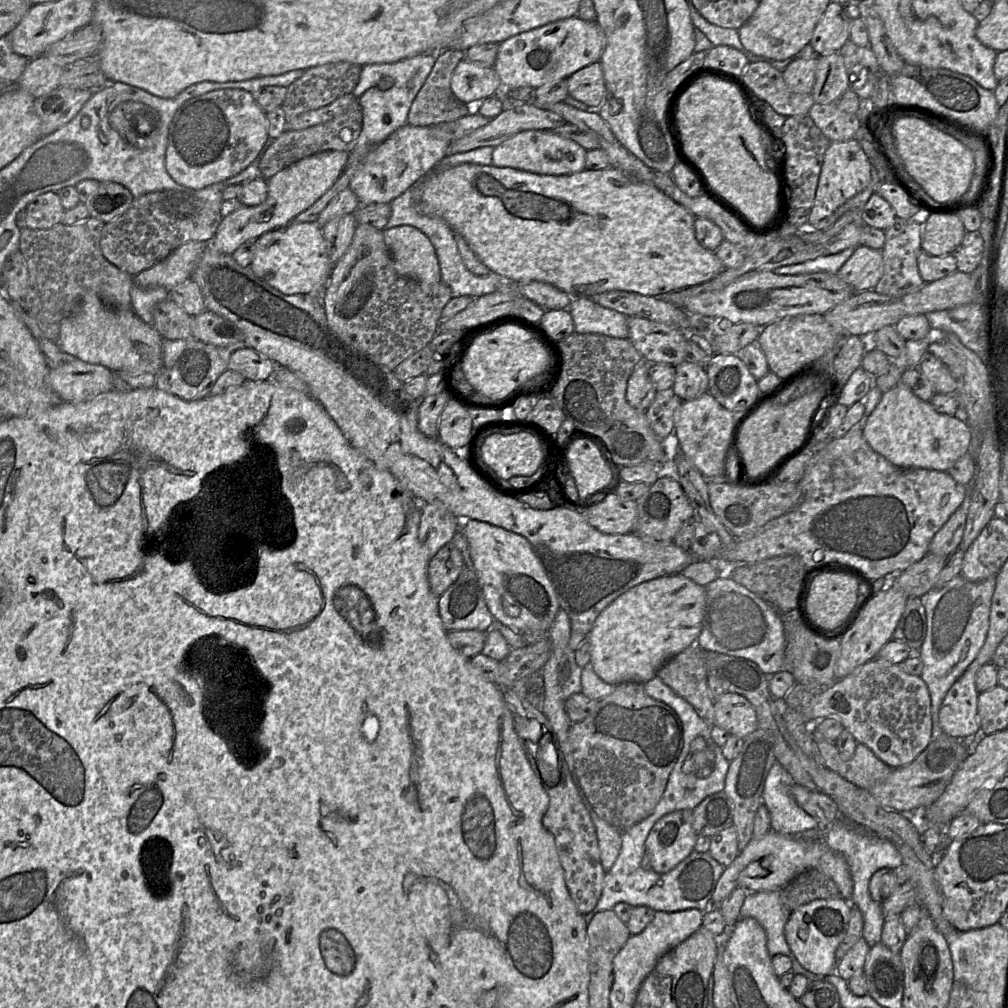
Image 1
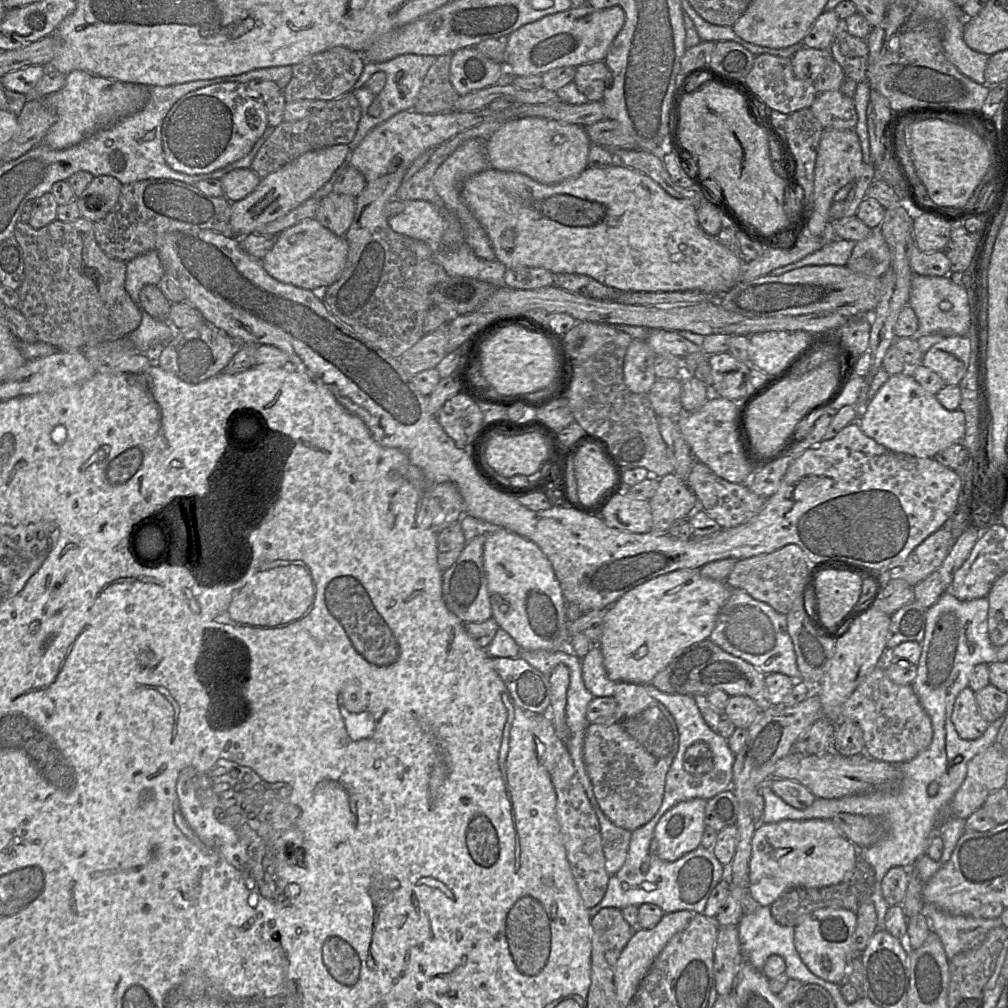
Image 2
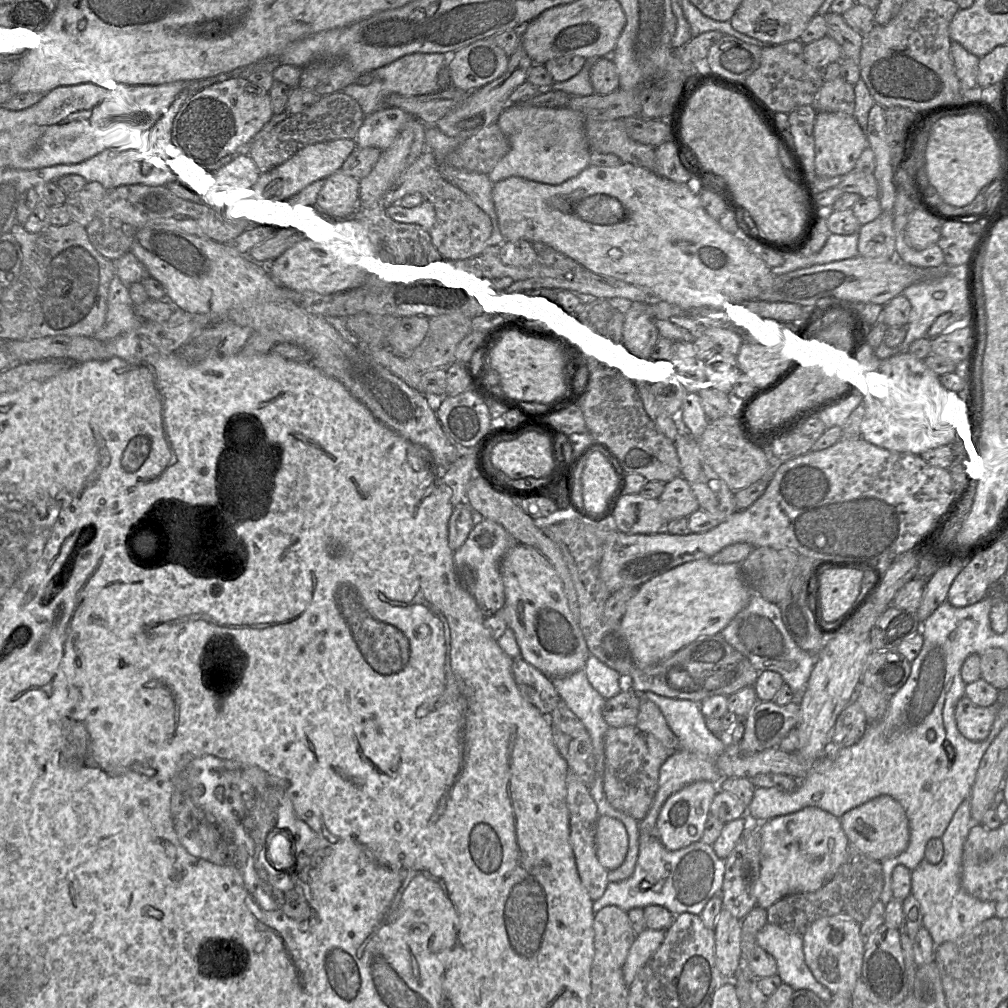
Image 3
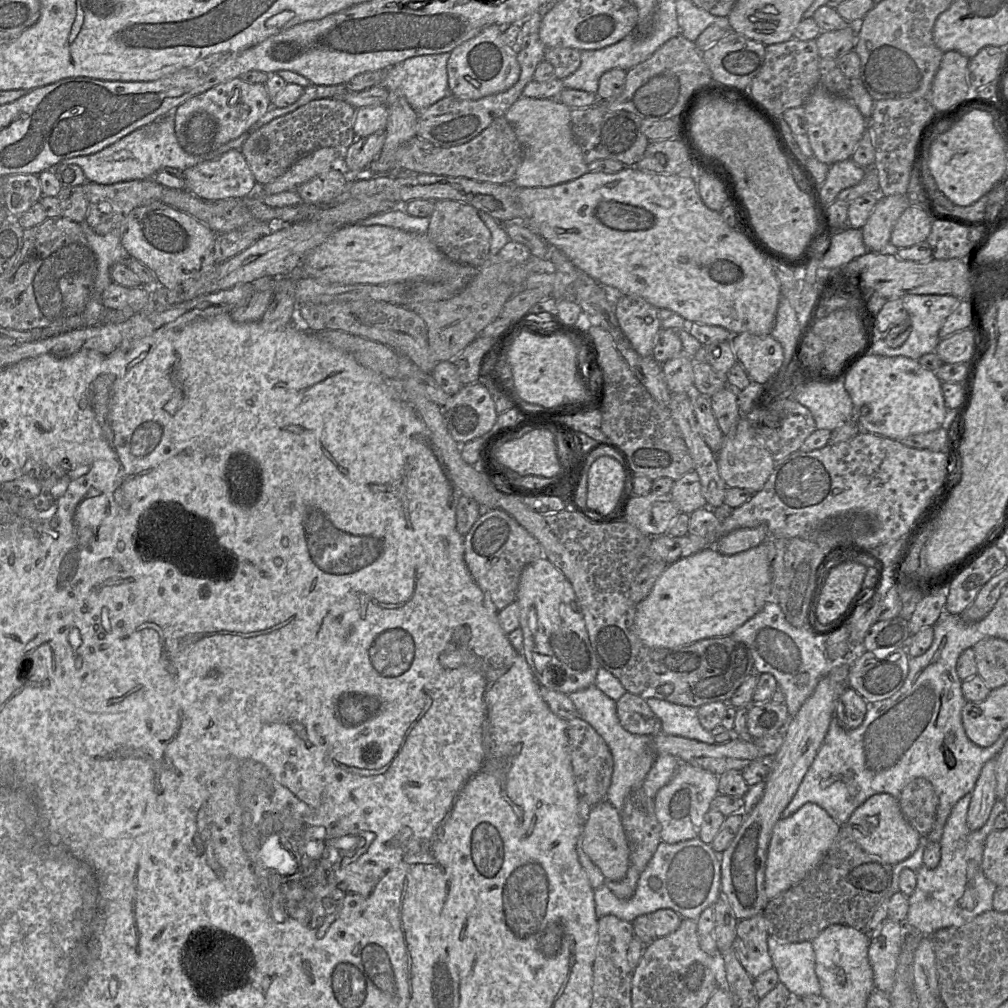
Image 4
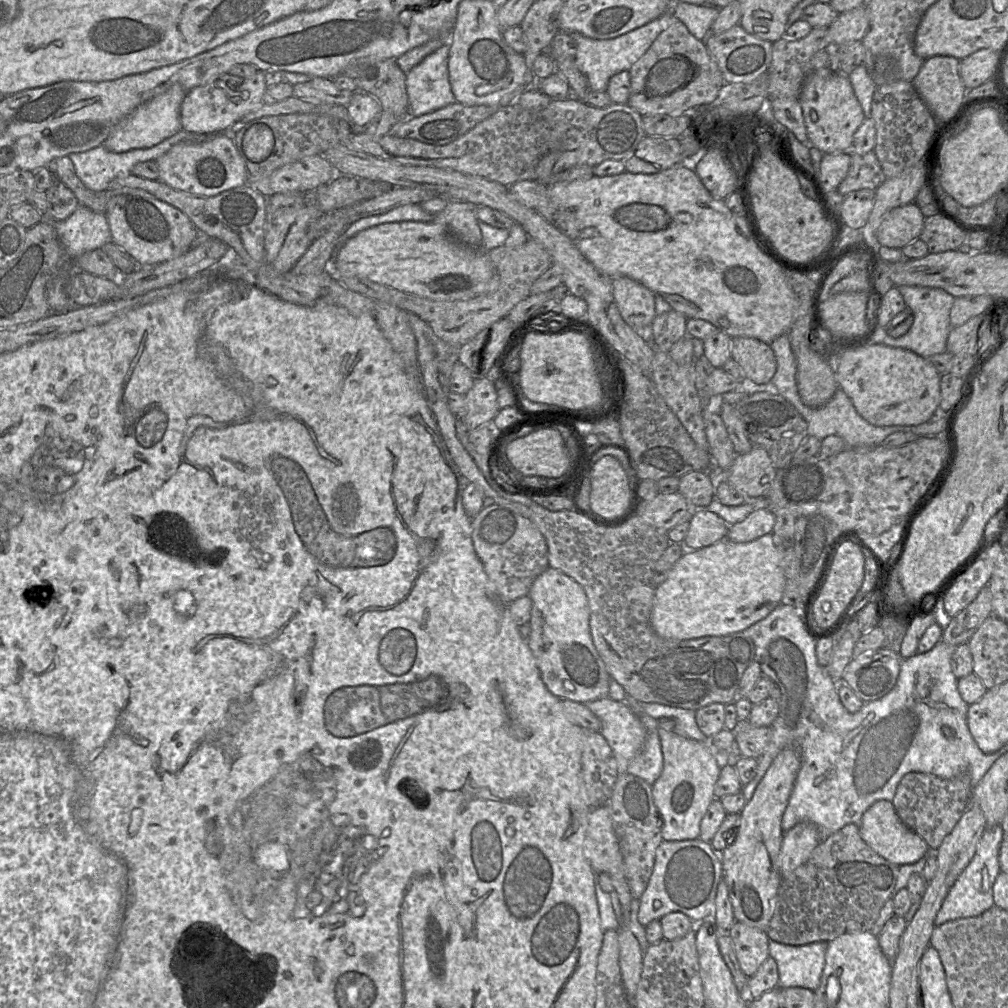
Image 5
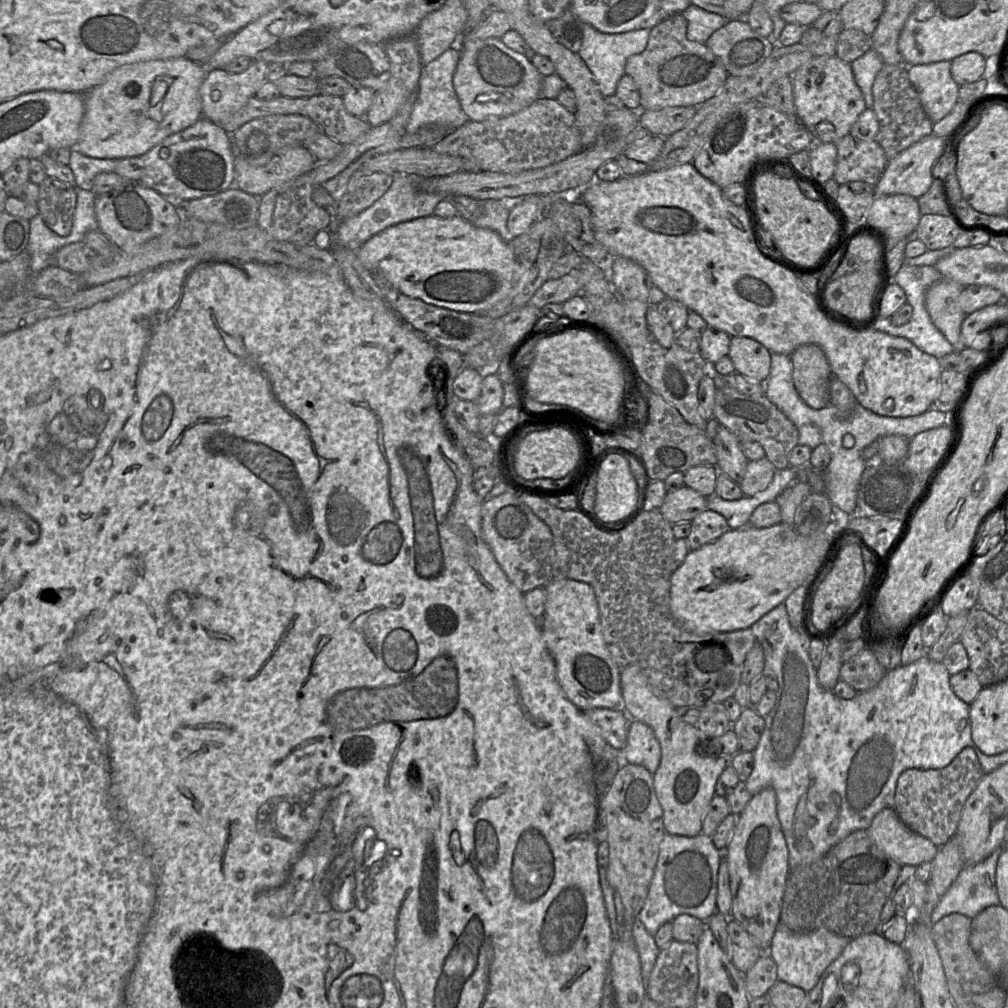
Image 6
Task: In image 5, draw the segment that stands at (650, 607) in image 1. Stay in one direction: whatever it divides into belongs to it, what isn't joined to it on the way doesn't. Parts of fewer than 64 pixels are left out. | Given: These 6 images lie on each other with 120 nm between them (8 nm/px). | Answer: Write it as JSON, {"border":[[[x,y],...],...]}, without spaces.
{"border":[[[772,533],[747,543],[734,543],[725,537],[710,546],[701,549],[686,548],[684,554],[669,571],[667,578],[656,589],[650,623],[654,631],[660,637],[673,640],[688,640],[704,636],[726,636],[741,632],[756,622],[766,618],[779,604],[781,604],[785,585],[786,577],[783,569],[783,555],[775,546]]]}

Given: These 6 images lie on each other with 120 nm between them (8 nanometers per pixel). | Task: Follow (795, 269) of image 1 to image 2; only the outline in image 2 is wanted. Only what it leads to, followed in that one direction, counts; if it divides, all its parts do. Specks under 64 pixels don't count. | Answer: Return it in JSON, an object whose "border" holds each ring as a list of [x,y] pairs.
{"border":[[[834,239],[814,253],[807,255],[795,263],[778,267],[772,270],[768,275],[779,276],[788,271],[792,271],[794,269],[802,268],[805,266],[846,266],[855,245],[856,242],[852,240]]]}

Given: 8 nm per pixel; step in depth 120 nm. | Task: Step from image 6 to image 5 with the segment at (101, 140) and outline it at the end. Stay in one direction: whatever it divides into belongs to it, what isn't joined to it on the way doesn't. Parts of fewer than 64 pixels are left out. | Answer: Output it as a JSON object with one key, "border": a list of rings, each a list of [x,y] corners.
{"border":[[[179,84],[170,86],[123,118],[114,127],[102,146],[109,151],[122,153],[134,149],[151,148],[175,135],[182,130],[180,109],[186,94],[187,92]]]}

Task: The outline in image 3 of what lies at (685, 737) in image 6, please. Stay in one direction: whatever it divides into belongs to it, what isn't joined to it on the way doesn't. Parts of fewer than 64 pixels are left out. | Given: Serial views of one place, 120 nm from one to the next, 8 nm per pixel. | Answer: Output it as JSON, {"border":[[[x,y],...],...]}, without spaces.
{"border":[[[696,781],[671,795],[663,804],[657,818],[659,840],[669,851],[676,851],[694,842],[701,841],[711,803],[718,791],[718,784]]]}

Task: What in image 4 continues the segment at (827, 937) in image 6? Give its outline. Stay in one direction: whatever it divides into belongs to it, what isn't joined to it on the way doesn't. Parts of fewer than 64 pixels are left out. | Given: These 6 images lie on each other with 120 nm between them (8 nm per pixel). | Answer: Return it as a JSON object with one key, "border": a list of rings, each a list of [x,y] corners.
{"border":[[[769,935],[767,945],[779,982],[793,997],[820,995],[820,985],[815,973],[815,953],[811,941],[782,942]]]}

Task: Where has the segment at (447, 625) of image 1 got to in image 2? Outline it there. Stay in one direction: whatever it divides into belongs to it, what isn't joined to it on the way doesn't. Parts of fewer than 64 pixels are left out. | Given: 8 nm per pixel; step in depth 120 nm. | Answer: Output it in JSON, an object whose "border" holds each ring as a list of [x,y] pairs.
{"border":[[[486,535],[468,541],[456,562],[442,573],[442,596],[447,608],[463,623],[484,622],[492,617],[487,578],[483,565]]]}

